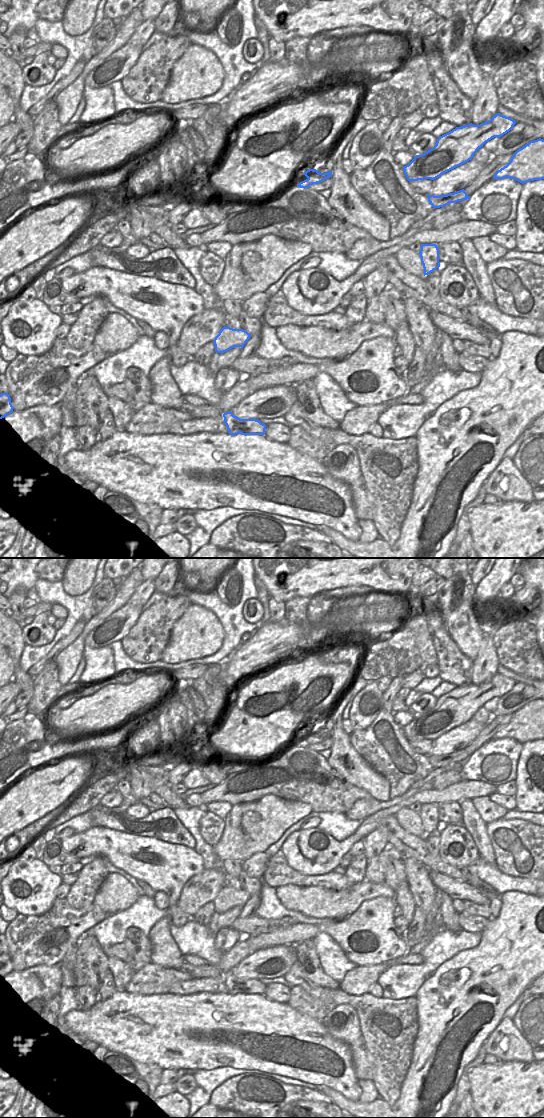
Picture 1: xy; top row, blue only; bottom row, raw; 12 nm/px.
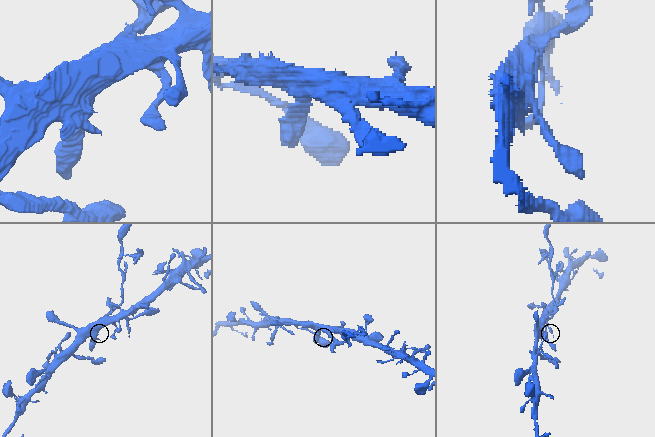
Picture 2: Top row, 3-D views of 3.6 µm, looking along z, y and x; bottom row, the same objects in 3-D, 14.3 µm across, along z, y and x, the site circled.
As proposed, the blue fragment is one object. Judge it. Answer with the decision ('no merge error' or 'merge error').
merge error

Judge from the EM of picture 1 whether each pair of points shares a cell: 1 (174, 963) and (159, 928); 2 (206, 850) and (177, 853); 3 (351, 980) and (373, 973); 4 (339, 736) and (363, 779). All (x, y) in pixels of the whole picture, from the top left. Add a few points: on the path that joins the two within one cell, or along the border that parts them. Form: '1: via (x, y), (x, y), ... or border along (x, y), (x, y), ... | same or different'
1: via (167, 954), (160, 937) | same
2: border along (193, 849), (202, 858), (204, 868) | different
3: via (356, 980), (368, 976) | same
4: via (342, 747), (349, 754), (355, 768) | same

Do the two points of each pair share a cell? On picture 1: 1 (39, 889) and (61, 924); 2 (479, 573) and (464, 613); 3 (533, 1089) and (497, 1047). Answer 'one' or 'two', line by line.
1: two
2: two
3: two

